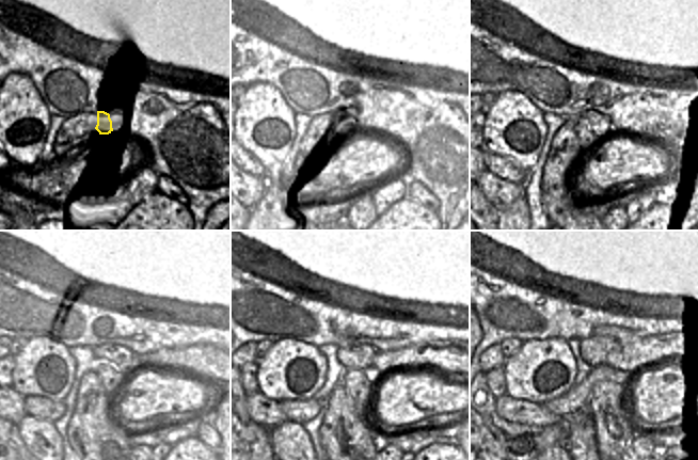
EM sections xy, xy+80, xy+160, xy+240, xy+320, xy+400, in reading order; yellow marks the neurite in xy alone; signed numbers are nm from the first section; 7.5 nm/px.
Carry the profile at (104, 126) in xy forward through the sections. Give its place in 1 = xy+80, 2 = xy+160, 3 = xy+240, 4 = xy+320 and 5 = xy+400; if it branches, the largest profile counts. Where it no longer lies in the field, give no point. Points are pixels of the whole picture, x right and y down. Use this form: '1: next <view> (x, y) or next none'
1: next xy+80 (359, 129)
2: next xy+160 (601, 125)
3: next xy+240 (124, 360)
4: next xy+320 (361, 357)
5: next xy+400 (593, 350)

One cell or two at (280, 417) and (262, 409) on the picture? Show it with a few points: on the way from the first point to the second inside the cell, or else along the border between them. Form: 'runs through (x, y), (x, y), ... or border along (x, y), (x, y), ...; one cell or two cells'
runs through (275, 416), (266, 412); one cell

